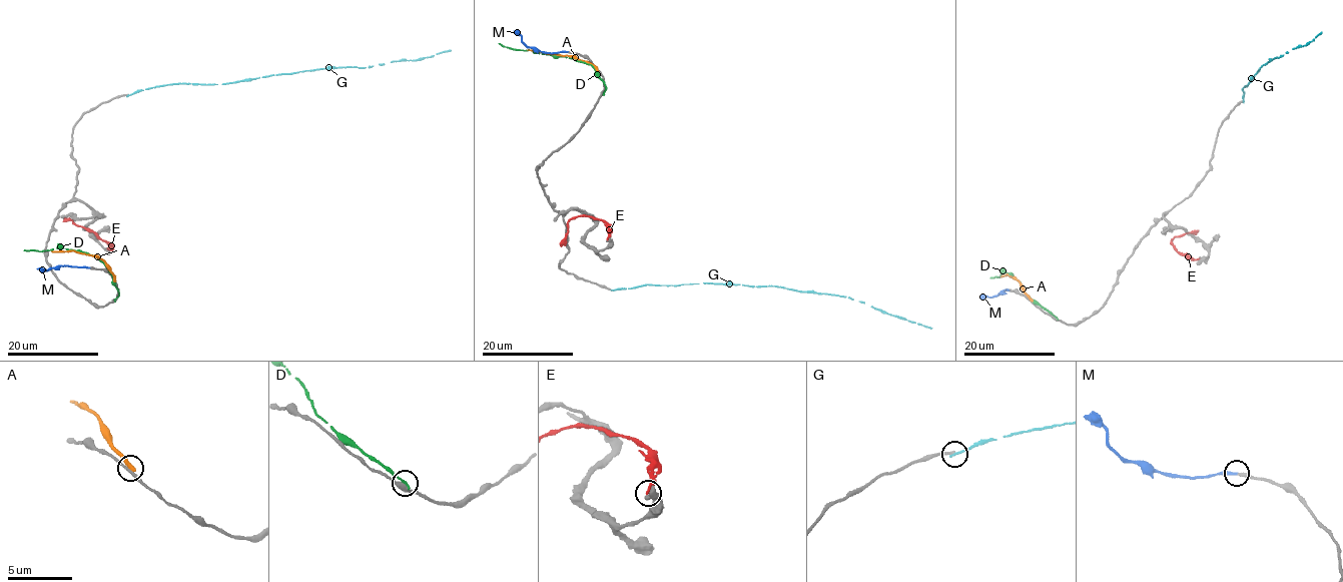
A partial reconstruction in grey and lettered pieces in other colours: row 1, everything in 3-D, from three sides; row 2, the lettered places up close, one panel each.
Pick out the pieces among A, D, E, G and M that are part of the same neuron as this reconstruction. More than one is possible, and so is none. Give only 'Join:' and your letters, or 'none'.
Join: M

